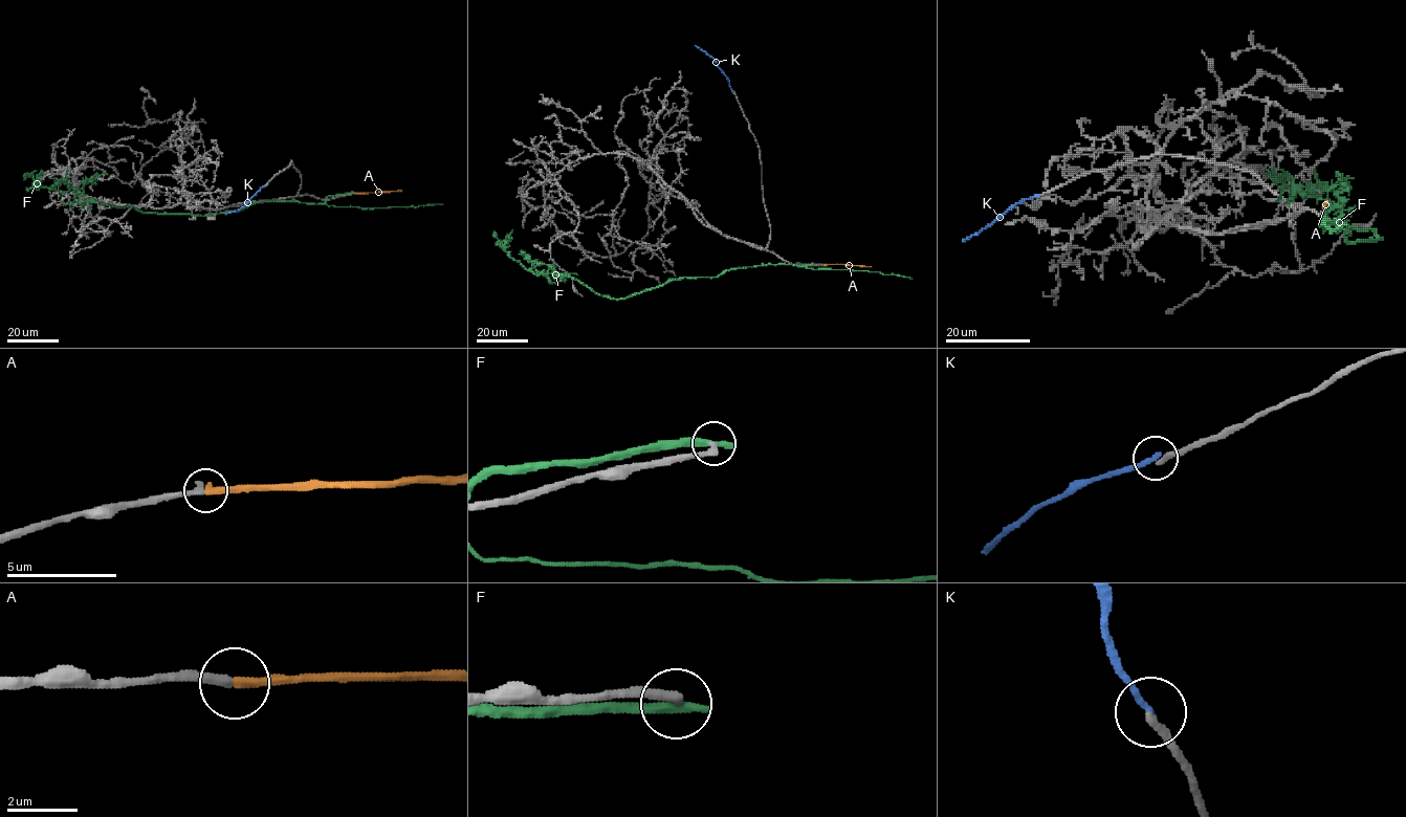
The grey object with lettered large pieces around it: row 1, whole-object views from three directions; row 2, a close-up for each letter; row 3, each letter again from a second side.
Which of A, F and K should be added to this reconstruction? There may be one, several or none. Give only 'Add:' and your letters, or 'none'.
Add: A

